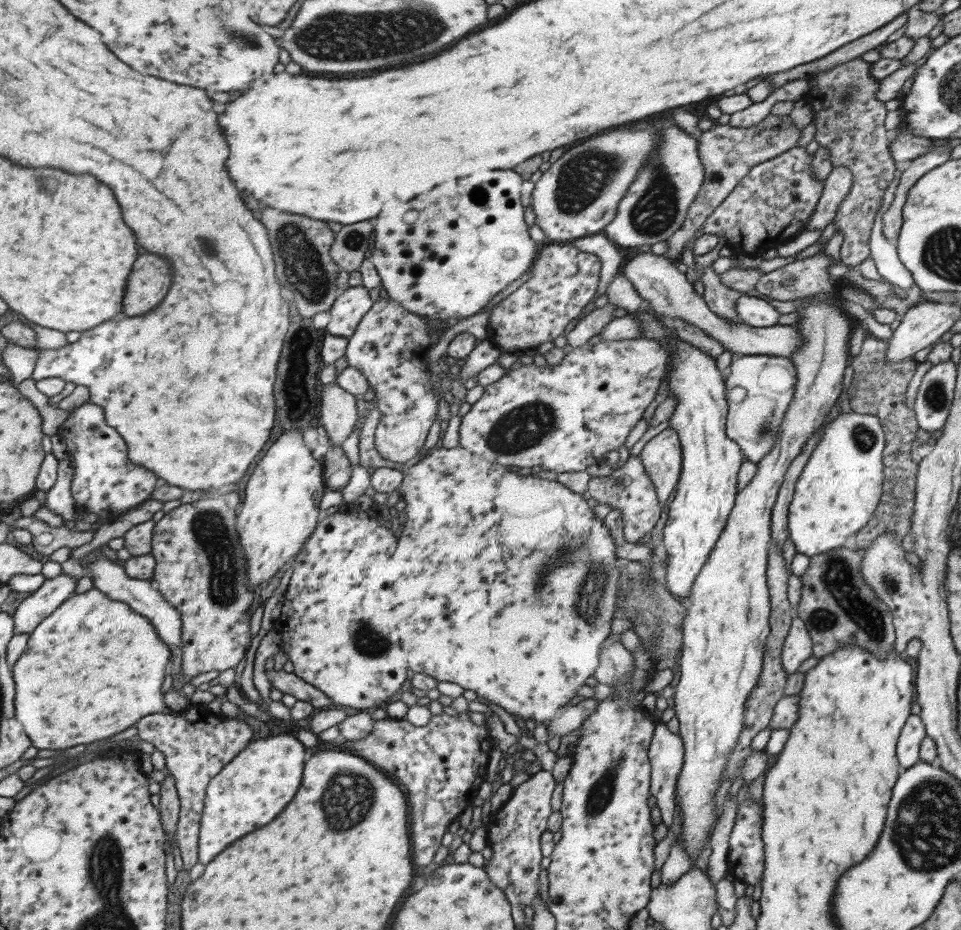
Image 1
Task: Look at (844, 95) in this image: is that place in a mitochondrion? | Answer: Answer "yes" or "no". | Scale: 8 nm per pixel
yes

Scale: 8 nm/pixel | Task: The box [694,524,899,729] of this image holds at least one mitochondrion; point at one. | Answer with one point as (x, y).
(848, 605)

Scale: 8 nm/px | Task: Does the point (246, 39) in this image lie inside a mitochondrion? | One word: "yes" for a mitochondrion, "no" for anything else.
yes

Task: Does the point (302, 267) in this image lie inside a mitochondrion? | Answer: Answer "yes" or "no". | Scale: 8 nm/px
yes

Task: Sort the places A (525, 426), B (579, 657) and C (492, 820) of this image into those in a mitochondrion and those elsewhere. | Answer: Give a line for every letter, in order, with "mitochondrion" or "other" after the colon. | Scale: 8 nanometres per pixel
A: mitochondrion
B: other
C: other

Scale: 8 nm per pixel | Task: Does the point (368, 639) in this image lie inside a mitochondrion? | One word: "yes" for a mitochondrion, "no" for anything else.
yes

